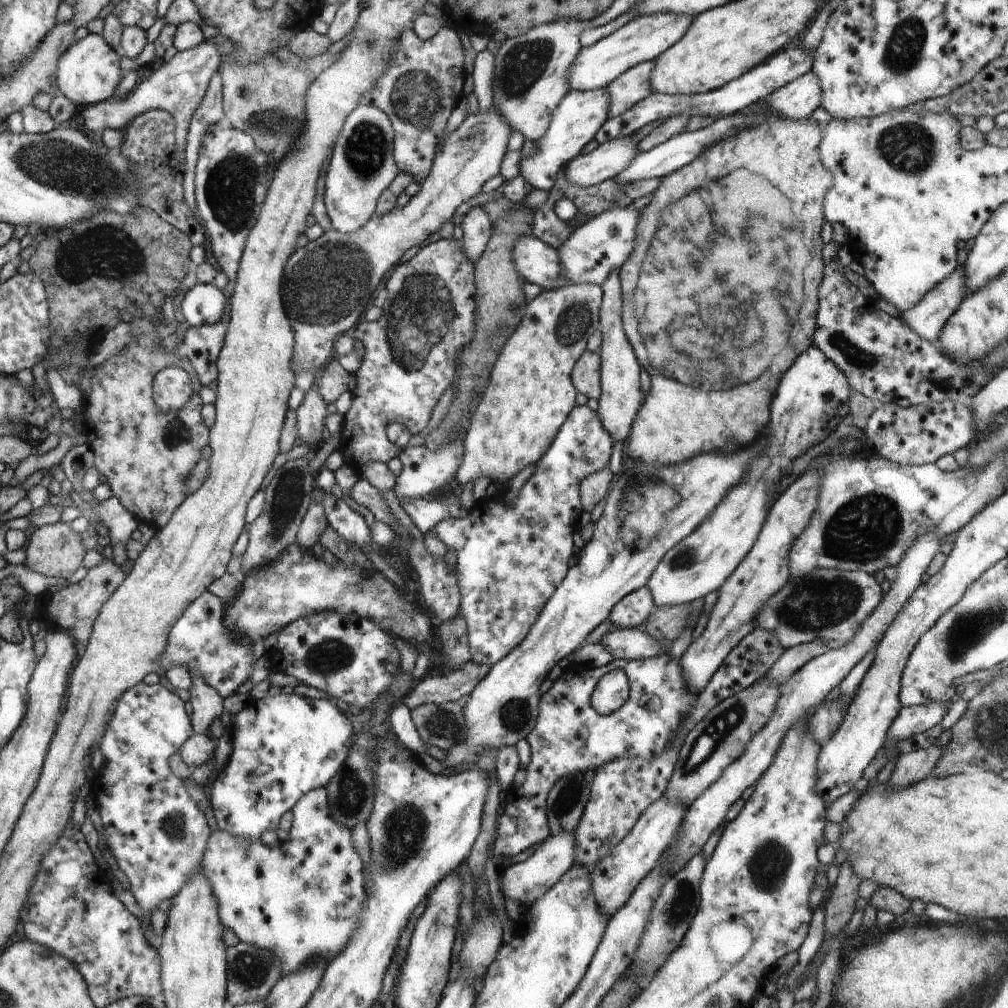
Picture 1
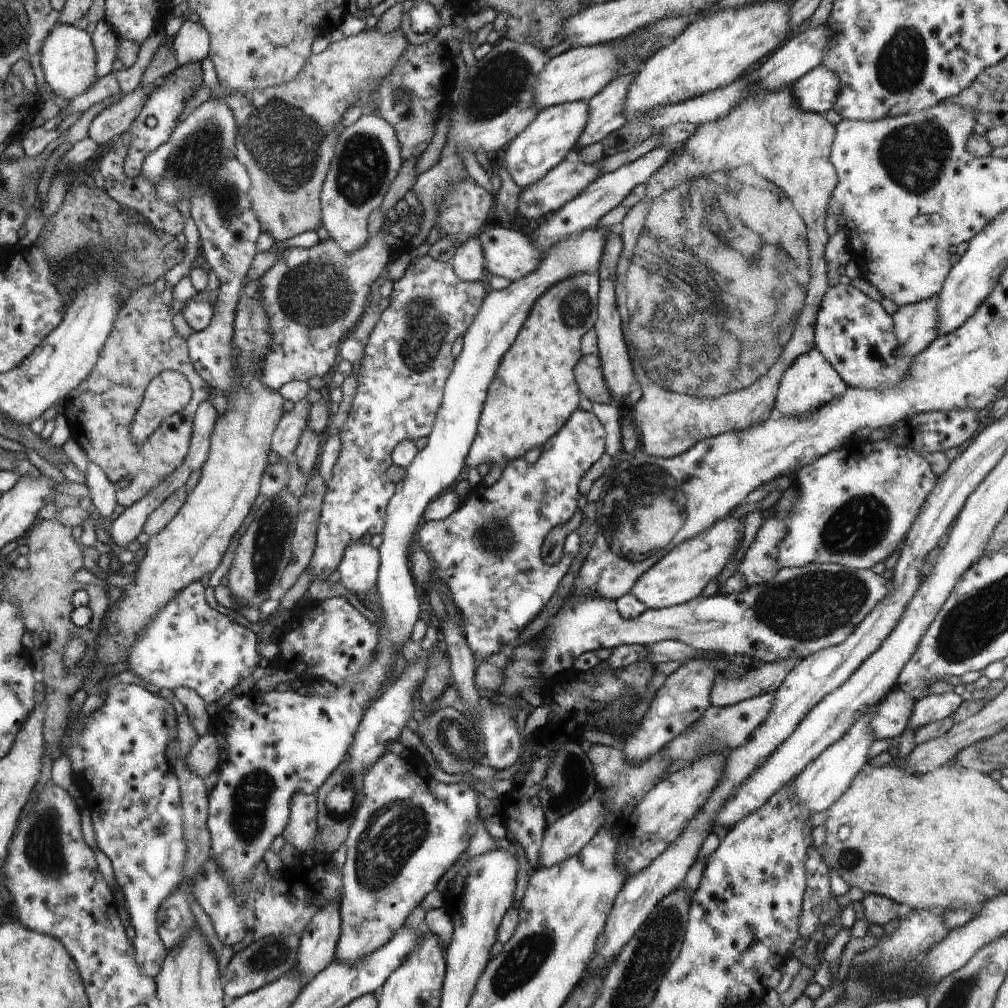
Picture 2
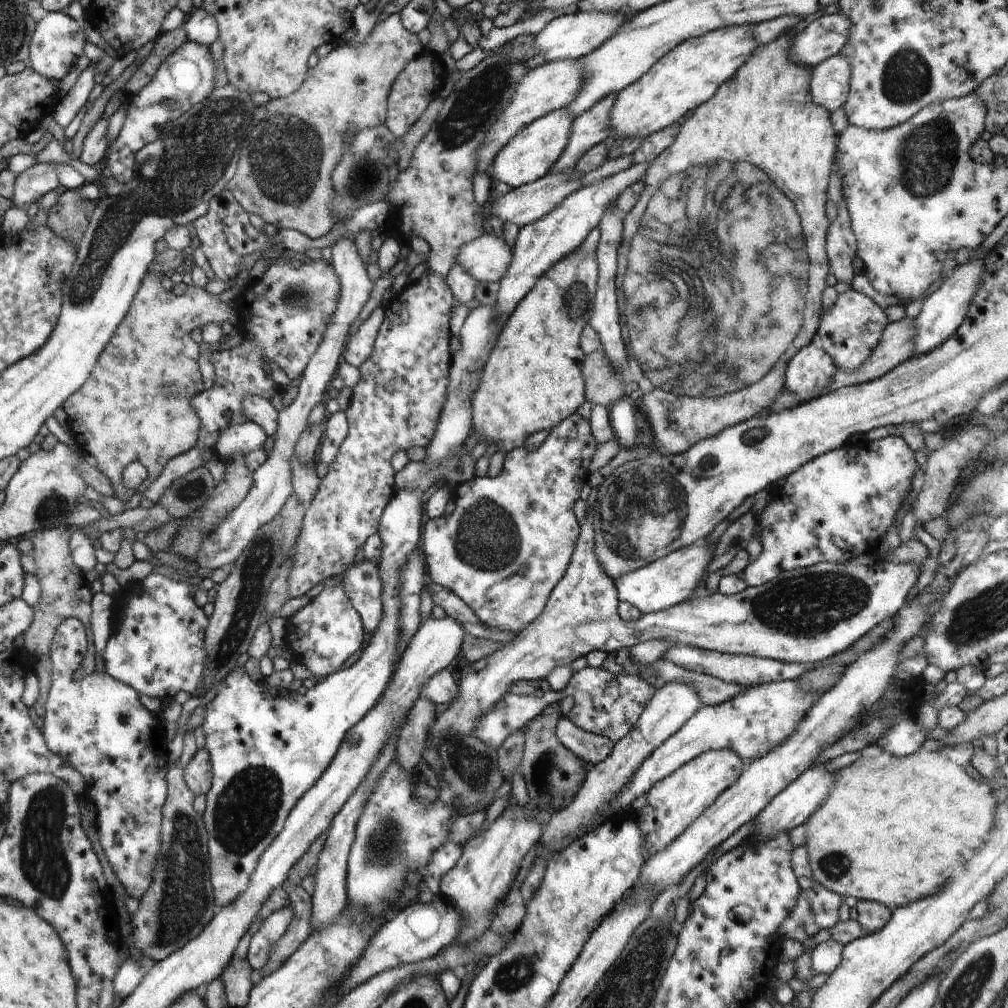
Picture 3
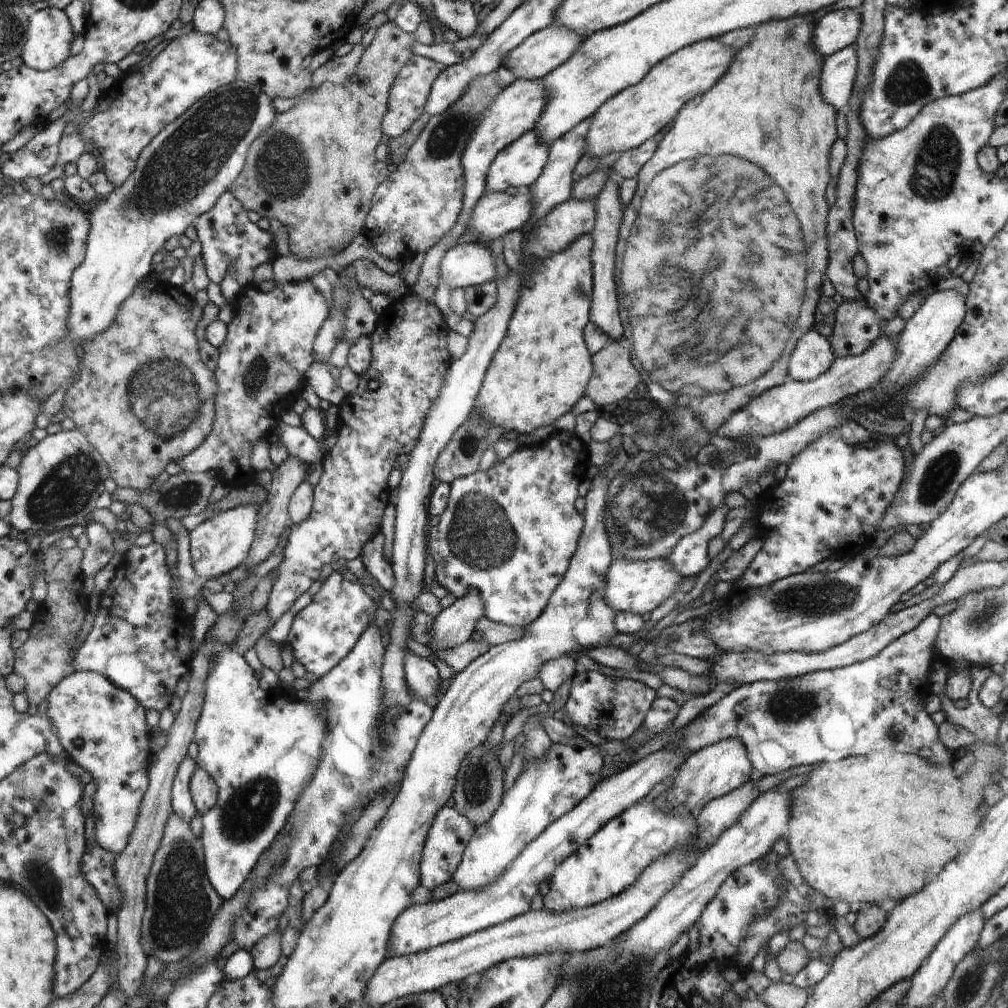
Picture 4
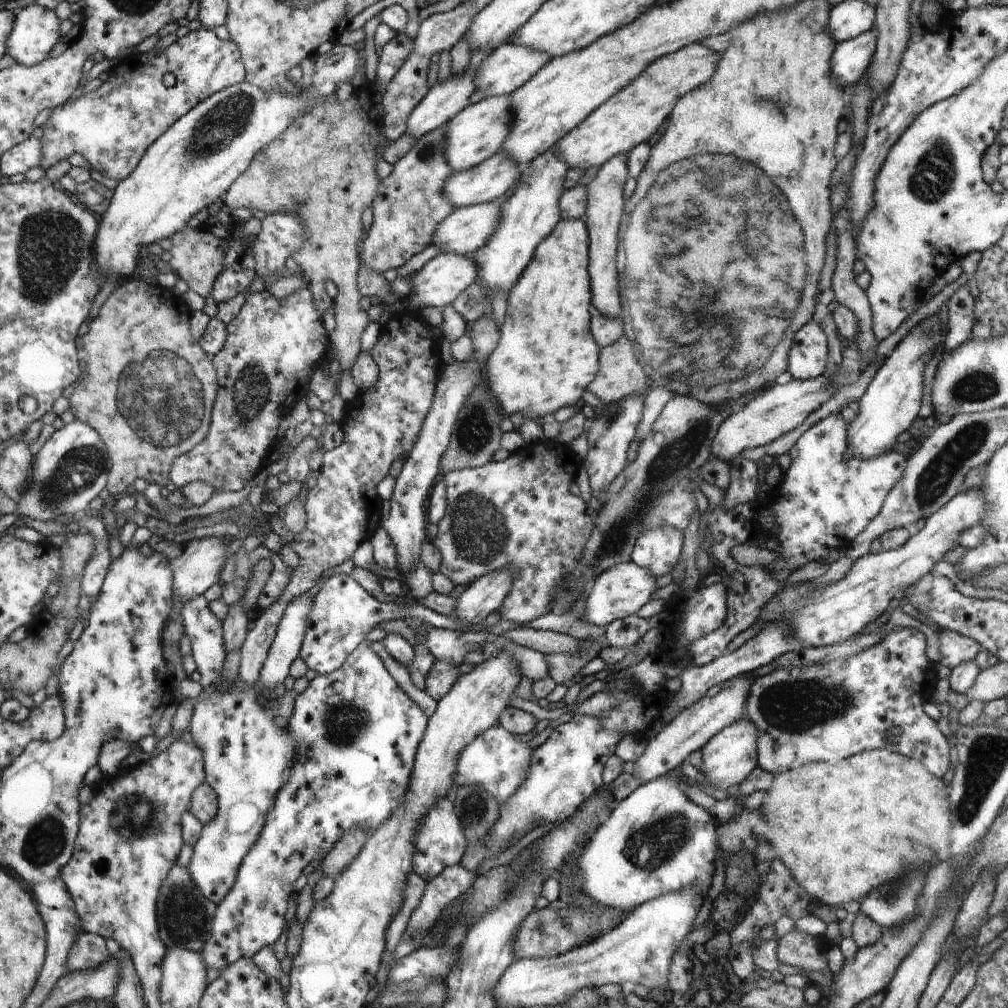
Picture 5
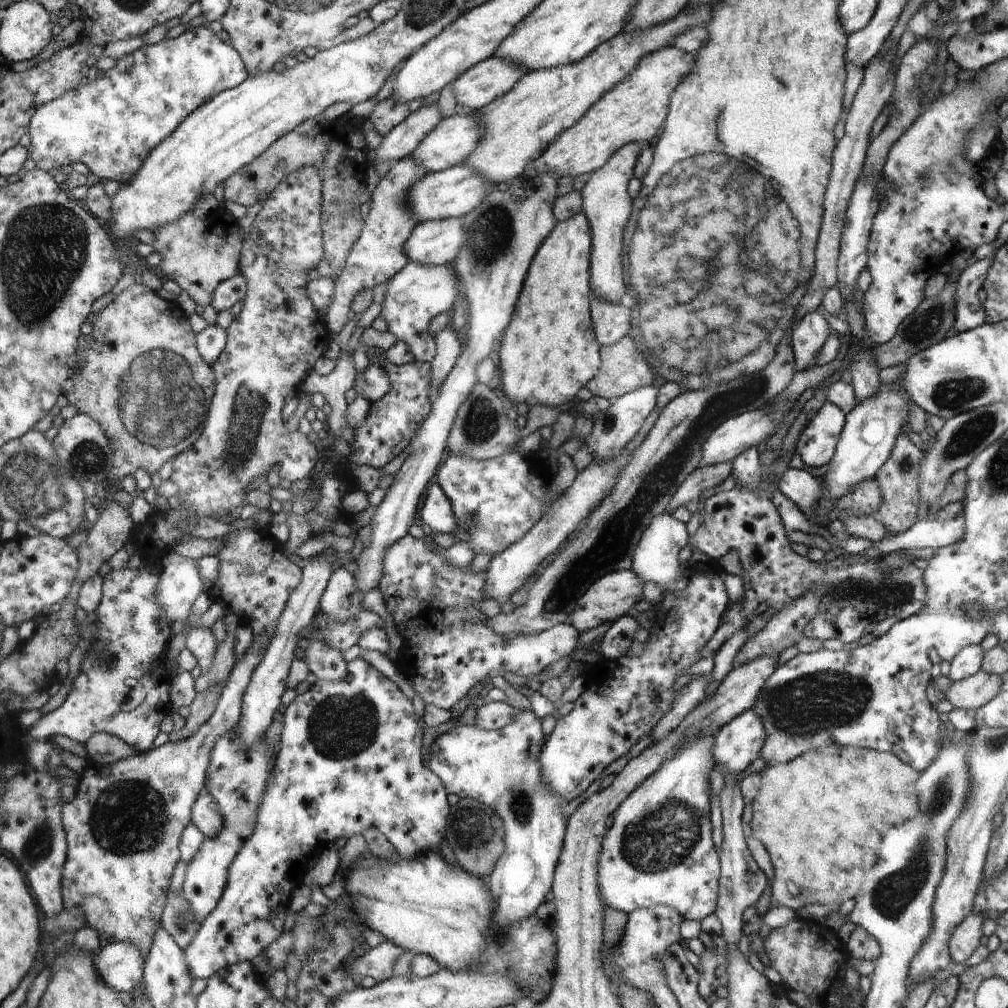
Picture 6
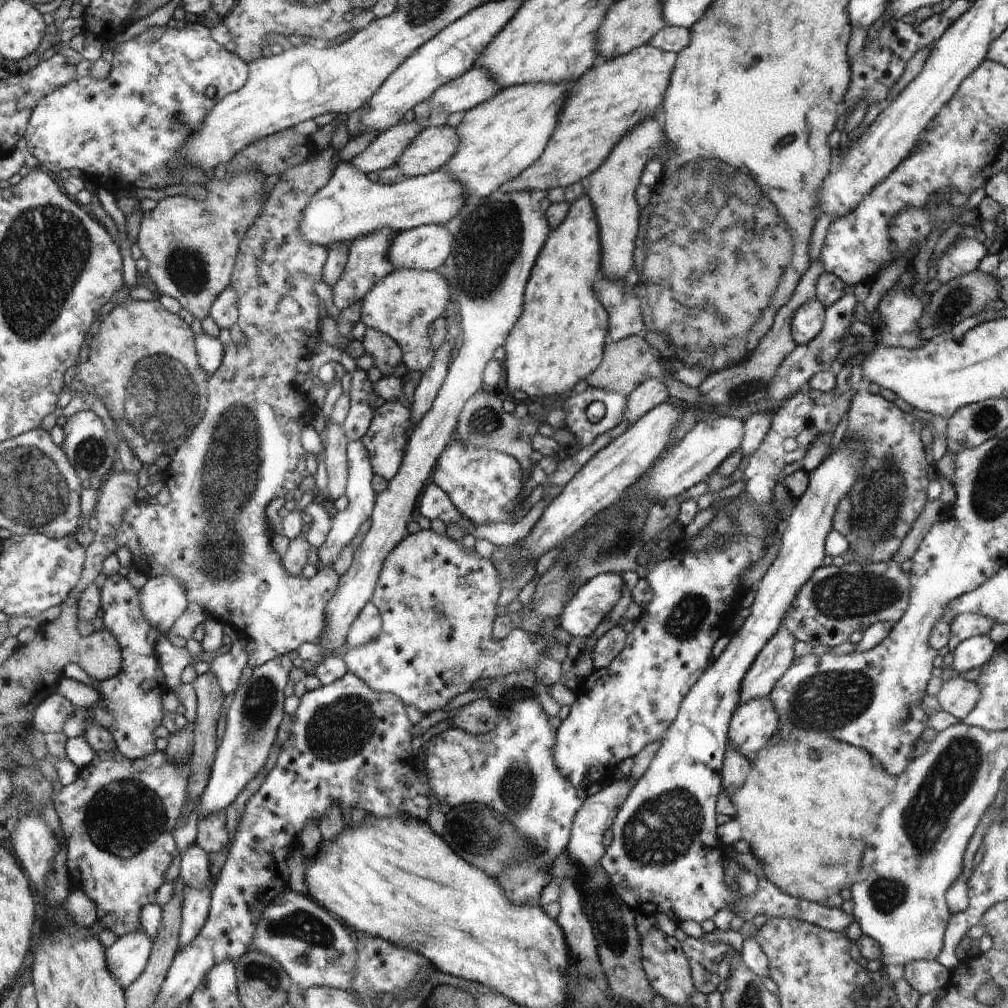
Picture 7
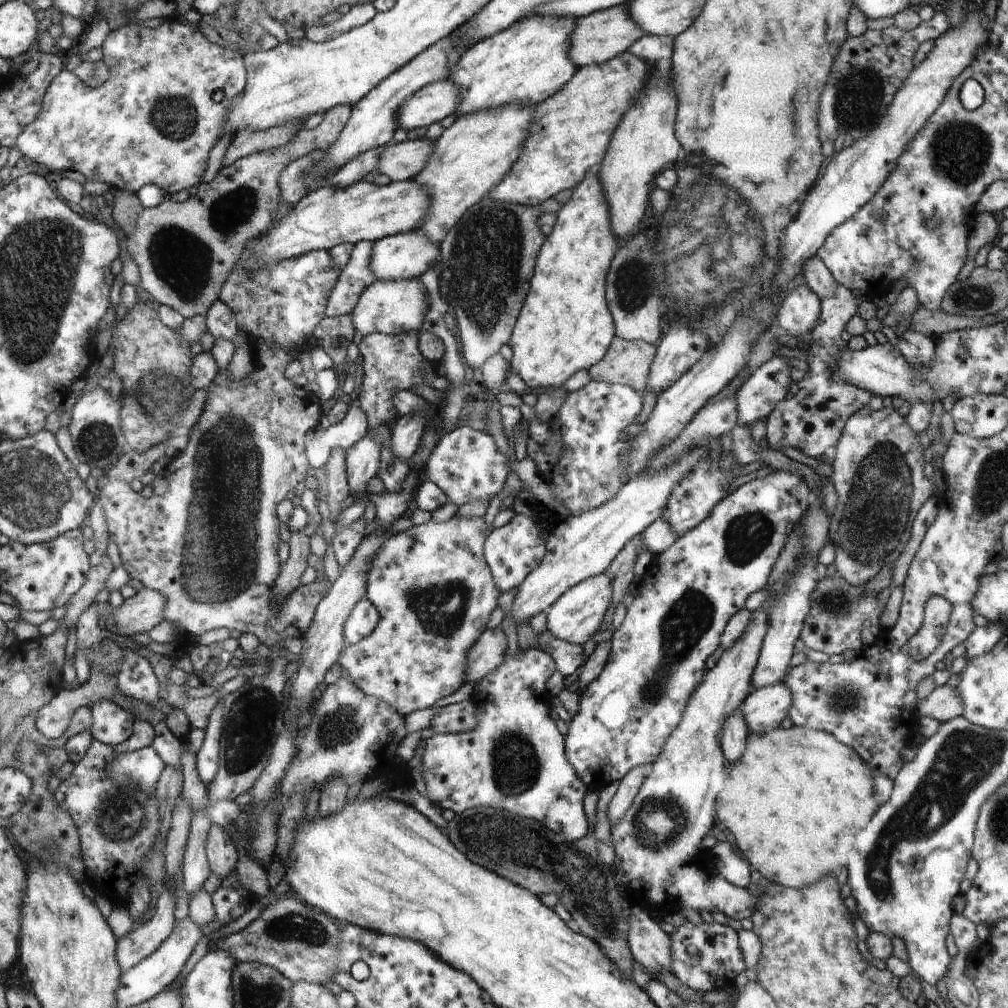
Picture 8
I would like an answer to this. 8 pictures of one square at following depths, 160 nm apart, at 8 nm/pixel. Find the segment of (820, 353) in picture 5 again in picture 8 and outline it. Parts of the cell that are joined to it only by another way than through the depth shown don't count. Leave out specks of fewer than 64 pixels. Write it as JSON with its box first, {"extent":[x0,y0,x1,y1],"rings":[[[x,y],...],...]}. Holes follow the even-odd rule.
{"extent":[775,284,820,338],"rings":[[[806,284],[800,285],[782,302],[775,324],[783,333],[803,338],[804,335],[810,334],[816,324],[818,325],[820,301]]]}

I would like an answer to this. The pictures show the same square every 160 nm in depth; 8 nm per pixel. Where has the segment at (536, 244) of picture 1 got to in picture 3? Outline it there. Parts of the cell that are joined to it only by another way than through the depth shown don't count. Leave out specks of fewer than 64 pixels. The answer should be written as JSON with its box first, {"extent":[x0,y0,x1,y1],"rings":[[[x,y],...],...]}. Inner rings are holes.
{"extent":[456,231,513,283],"rings":[[[488,231],[482,238],[469,242],[457,254],[456,265],[478,282],[498,283],[507,271],[513,249],[502,237]]]}

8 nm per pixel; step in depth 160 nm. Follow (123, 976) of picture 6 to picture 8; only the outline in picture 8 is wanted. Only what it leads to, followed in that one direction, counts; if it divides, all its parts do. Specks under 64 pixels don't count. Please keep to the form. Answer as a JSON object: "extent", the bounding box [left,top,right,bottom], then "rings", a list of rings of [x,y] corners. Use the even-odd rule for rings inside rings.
{"extent":[117,882,176,971],"rings":[[[165,882],[165,890],[156,904],[156,913],[150,920],[118,939],[117,957],[123,971],[130,970],[142,962],[170,936],[176,924],[173,913],[175,909],[175,885]]]}

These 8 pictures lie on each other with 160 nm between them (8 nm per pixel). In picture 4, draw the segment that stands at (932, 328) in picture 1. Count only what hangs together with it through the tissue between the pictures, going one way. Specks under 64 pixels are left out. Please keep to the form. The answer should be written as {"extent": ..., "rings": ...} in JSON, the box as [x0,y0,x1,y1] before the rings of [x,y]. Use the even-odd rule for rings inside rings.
{"extent":[720,334,898,440],"rings":[[[882,334],[873,345],[854,358],[836,357],[832,368],[814,381],[794,381],[789,379],[783,385],[775,386],[768,392],[750,402],[742,410],[737,410],[722,426],[720,434],[733,440],[746,439],[748,435],[766,436],[781,433],[783,430],[798,424],[804,417],[817,410],[840,403],[845,398],[853,397],[864,390],[877,389],[886,373],[892,368],[898,336]]]}

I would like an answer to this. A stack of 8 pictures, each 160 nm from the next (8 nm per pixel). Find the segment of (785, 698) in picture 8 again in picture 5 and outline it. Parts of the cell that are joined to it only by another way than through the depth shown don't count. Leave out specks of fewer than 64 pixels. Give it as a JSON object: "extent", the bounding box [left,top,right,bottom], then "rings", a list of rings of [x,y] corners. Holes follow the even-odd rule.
{"extent":[700,721,757,794],"rings":[[[736,721],[714,736],[701,752],[704,764],[700,772],[720,794],[730,786],[742,784],[757,767],[757,730],[752,723]]]}

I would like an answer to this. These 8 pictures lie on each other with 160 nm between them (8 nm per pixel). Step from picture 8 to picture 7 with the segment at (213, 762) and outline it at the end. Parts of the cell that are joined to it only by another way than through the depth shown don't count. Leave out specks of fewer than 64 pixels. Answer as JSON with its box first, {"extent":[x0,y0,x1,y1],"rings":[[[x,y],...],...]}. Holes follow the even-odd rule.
{"extent":[209,638,250,697],"rings":[[[239,638],[239,641],[231,644],[230,651],[216,654],[214,661],[209,664],[225,697],[232,694],[246,676],[247,660],[250,656],[243,642],[244,638]]]}

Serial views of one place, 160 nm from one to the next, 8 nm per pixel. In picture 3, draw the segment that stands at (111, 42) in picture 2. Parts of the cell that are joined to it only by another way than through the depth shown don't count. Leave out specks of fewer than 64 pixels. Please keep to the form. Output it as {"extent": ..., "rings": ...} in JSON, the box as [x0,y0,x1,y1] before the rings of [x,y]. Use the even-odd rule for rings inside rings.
{"extent":[53,62,98,128],"rings":[[[90,62],[90,64],[80,72],[76,83],[72,89],[61,98],[61,103],[58,103],[56,113],[53,117],[57,123],[66,128],[71,120],[74,120],[80,108],[88,103],[90,92],[94,88],[94,76],[98,74],[97,64]]]}

